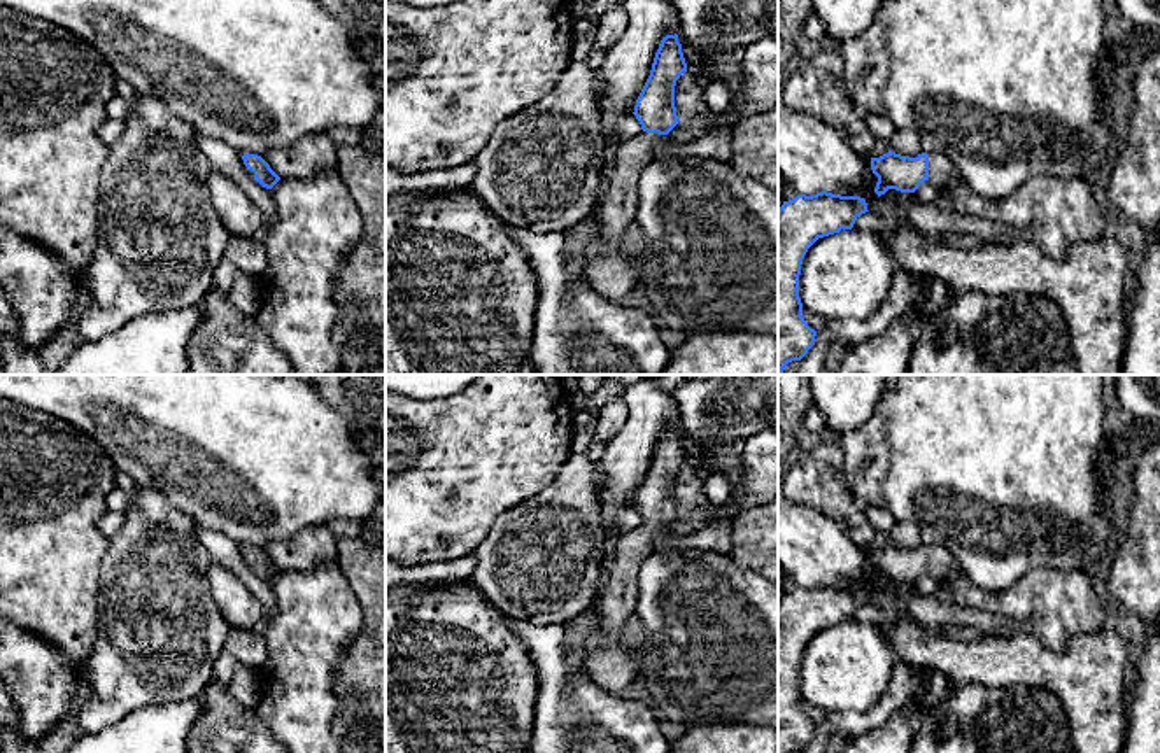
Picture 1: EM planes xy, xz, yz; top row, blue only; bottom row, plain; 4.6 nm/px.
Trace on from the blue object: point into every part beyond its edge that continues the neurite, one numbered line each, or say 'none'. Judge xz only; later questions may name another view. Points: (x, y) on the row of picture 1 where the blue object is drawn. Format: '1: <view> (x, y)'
1: xz (610, 274)

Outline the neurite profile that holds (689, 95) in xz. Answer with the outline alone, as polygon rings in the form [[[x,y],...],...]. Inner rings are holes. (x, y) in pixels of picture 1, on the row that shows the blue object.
[[[683,72],[675,86],[678,124],[685,126],[697,117],[710,119],[715,112],[706,105],[704,86],[692,72]]]

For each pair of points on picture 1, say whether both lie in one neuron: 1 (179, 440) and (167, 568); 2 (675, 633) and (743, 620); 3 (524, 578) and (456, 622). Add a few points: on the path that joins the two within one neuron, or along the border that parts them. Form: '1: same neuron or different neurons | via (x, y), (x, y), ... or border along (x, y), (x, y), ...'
1: different neurons | border along (137, 485), (153, 485), (200, 526)
2: same neuron | via (693, 633), (726, 633)
3: different neurons | border along (468, 580), (505, 617)

